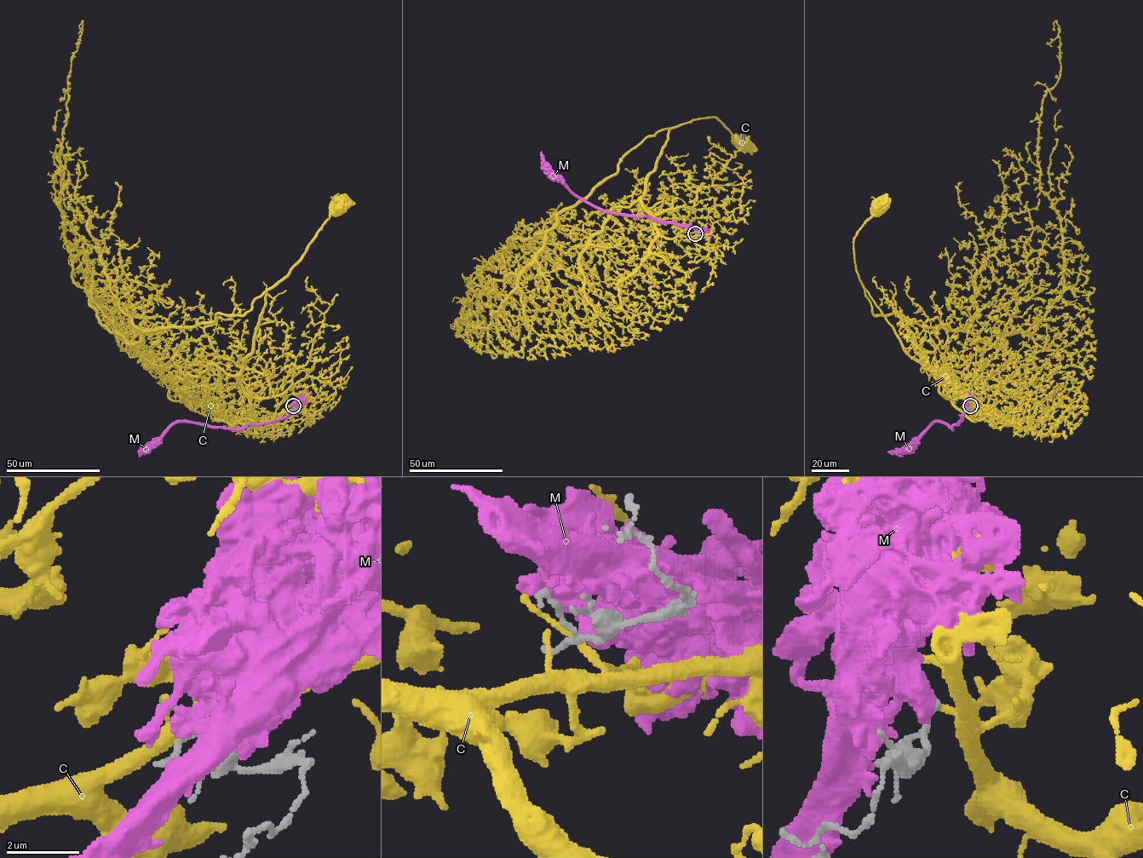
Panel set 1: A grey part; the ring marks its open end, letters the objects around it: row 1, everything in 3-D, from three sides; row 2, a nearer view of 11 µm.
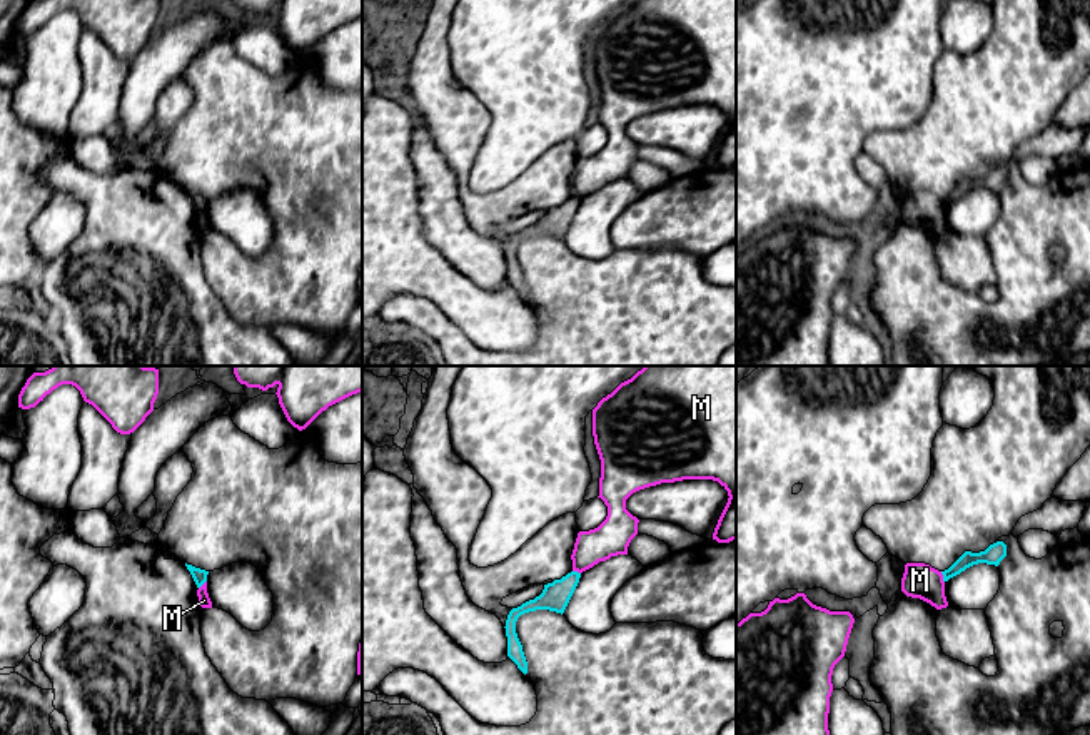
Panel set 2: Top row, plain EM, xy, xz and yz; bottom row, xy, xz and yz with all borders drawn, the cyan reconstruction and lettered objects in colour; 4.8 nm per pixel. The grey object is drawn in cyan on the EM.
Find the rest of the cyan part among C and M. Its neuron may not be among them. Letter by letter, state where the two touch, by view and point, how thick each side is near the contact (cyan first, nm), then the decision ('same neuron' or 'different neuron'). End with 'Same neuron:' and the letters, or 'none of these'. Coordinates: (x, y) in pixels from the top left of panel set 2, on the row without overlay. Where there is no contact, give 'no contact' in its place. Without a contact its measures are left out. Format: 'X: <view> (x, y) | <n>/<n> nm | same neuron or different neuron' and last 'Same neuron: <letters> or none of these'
C: no contact | different neuron
M: yz (943, 202) | 80/170 nm | different neuron
Same neuron: none of these

